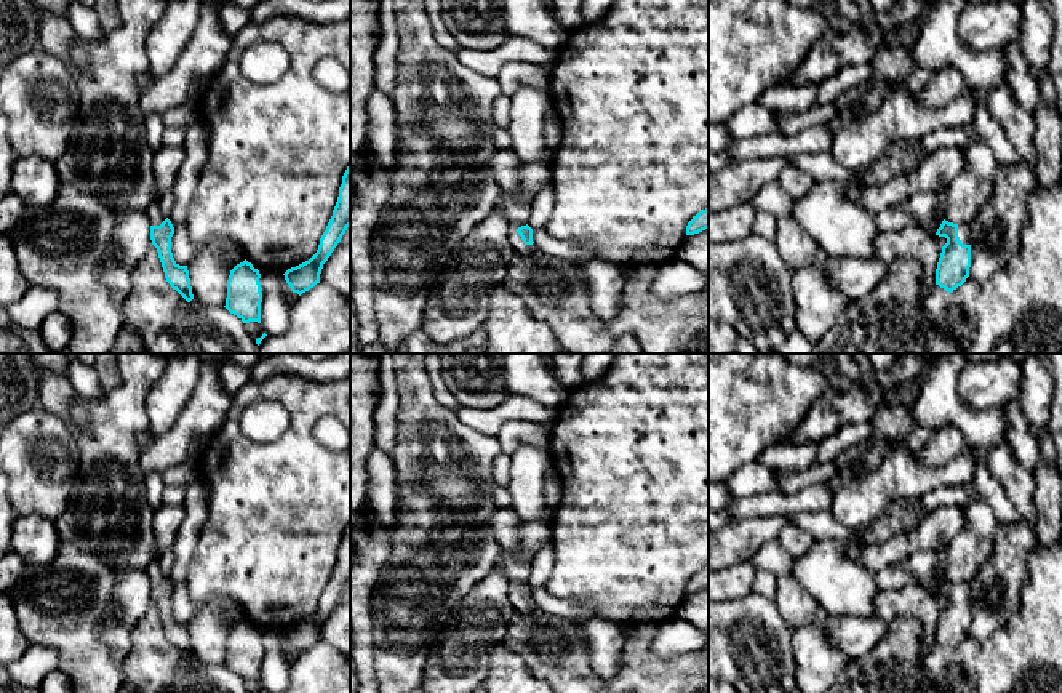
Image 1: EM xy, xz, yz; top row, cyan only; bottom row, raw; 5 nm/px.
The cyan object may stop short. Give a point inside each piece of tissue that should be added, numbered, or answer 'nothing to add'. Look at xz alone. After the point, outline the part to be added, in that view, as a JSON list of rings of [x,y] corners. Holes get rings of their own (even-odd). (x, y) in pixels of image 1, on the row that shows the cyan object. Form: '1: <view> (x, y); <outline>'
1: xz (517, 215); [[[504,197],[499,203],[496,203],[494,210],[501,211],[507,218],[509,240],[515,253],[520,256],[533,256],[536,245],[525,245],[517,230],[518,227],[528,224],[531,218],[529,206],[517,202],[515,198]]]

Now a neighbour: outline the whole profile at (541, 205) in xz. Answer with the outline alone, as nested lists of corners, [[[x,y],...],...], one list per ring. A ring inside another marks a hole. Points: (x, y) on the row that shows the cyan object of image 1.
[[[549,184],[531,198],[529,202],[531,218],[528,221],[528,226],[533,230],[545,227],[545,224],[552,218],[553,205],[555,205],[555,190],[552,184]]]

